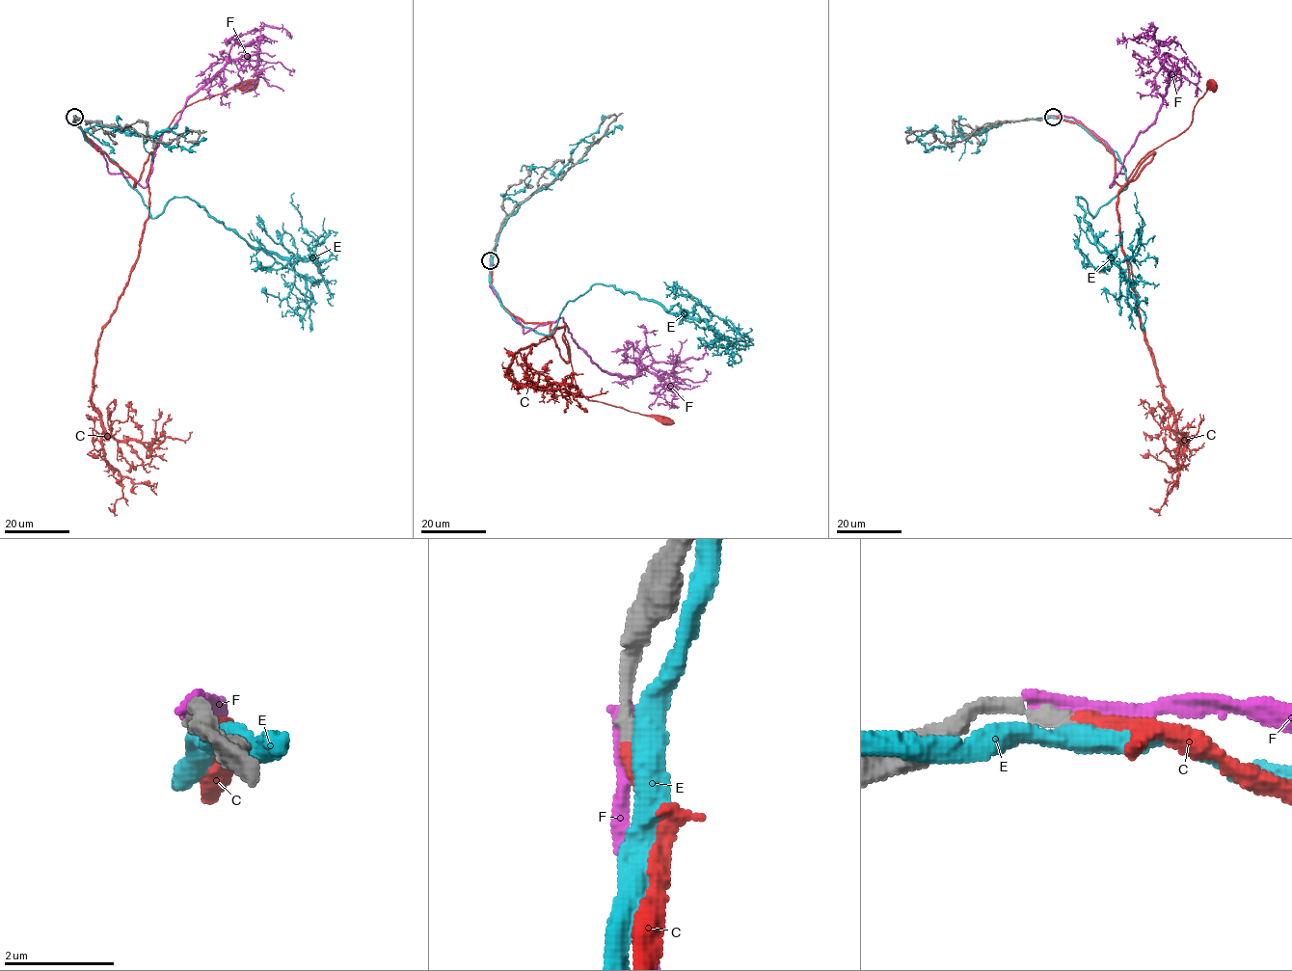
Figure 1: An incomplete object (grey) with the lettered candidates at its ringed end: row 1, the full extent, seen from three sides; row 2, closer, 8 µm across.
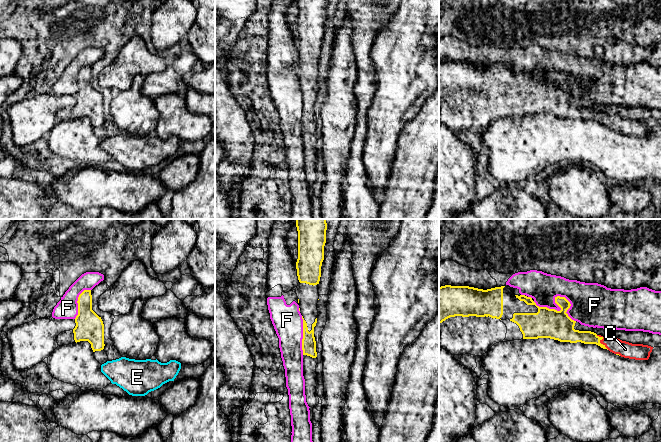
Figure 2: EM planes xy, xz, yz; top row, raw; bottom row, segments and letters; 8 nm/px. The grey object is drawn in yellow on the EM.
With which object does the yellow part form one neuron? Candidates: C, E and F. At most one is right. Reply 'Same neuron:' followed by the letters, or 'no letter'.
Same neuron: C

